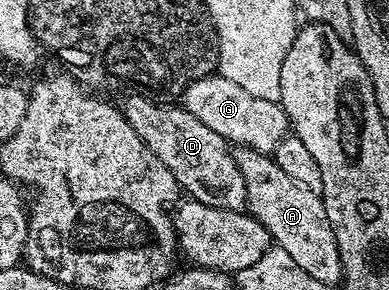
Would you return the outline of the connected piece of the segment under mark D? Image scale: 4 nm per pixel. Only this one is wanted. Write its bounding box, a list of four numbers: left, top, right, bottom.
[121,92,246,211]

